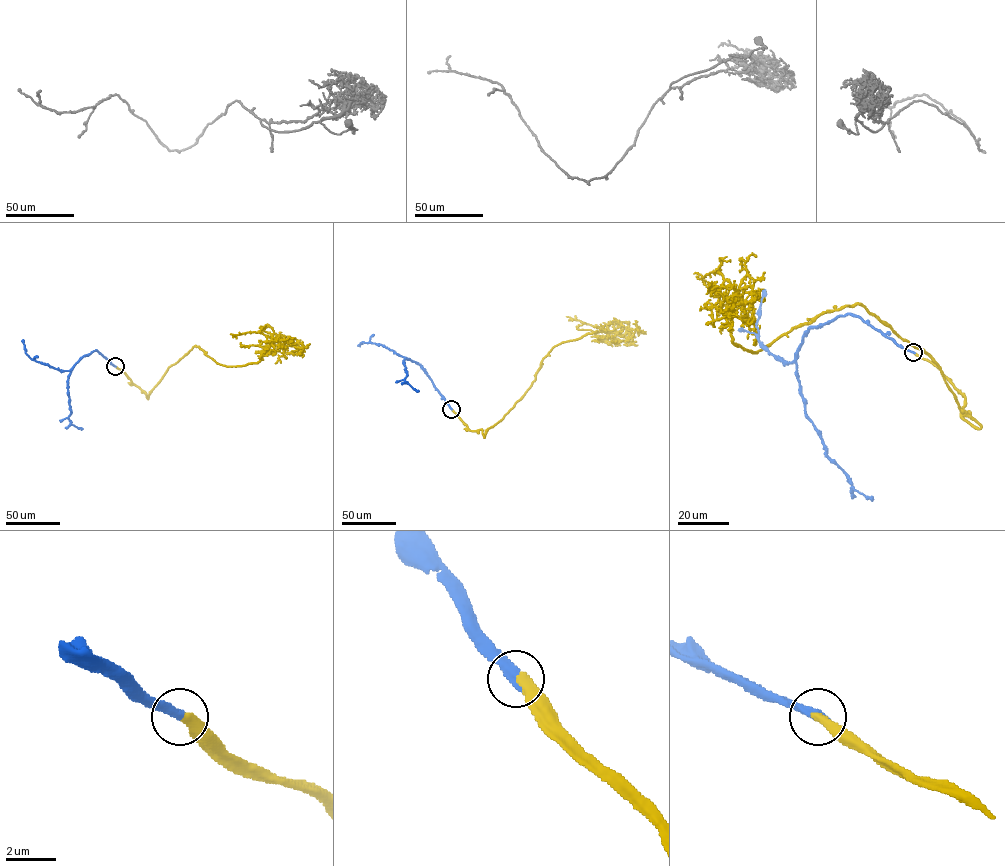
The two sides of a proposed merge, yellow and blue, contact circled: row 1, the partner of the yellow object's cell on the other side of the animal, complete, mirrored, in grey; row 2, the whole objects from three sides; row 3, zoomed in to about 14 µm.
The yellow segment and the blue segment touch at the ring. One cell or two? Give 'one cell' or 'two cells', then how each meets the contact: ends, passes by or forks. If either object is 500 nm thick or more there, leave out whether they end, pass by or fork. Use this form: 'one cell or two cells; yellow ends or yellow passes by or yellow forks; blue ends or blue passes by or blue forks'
one cell; yellow ends; blue ends

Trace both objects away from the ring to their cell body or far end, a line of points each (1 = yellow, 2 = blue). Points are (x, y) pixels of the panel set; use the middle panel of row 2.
1: (451, 409), (484, 437), (529, 388), (554, 346), (594, 331), (609, 333), (566, 316)
2: (451, 409), (422, 367), (405, 359), (404, 380), (418, 391)

